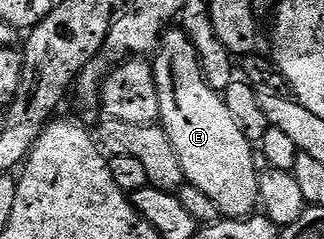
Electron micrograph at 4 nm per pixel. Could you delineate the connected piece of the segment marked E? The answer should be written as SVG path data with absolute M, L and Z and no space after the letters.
M167 30L158 41L156 51L152 56L156 94L160 98L160 126L168 134L172 146L176 146L176 154L180 158L180 166L186 175L186 184L191 184L197 190L204 190L212 202L216 202L219 213L232 220L241 220L255 215L259 207L258 178L260 168L254 165L256 152L252 142L244 138L240 126L236 126L236 118L228 114L225 99L208 86L204 74L200 70L200 62L192 42L181 30Z

